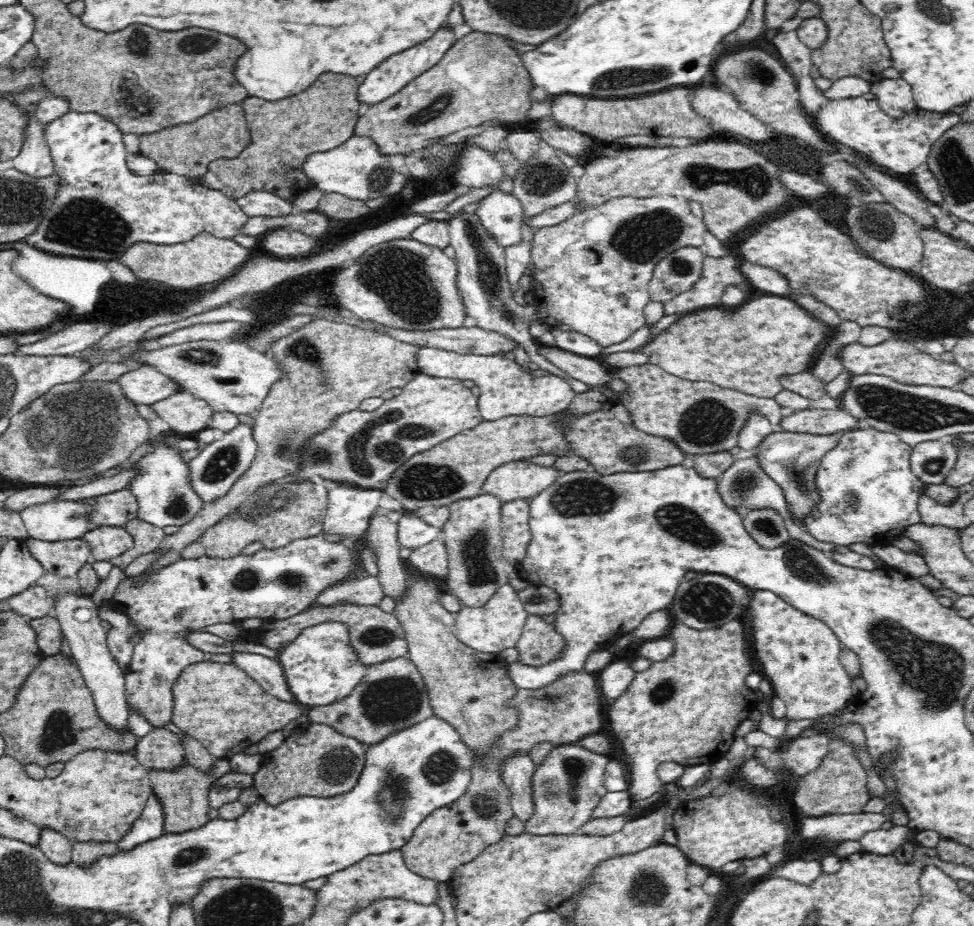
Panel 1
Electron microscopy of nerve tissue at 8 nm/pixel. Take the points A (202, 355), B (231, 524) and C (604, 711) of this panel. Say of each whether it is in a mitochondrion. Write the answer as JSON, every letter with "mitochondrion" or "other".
{"A":"mitochondrion","B":"other","C":"other"}

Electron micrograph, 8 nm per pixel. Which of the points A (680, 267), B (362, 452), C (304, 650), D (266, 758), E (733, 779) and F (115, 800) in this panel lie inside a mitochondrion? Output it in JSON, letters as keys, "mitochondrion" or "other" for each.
{"A":"mitochondrion","B":"mitochondrion","C":"other","D":"other","E":"other","F":"other"}

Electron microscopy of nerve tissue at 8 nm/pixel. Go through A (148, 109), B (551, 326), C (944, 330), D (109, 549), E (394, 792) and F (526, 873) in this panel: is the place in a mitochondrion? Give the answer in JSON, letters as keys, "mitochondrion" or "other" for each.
{"A":"other","B":"other","C":"other","D":"other","E":"mitochondrion","F":"other"}

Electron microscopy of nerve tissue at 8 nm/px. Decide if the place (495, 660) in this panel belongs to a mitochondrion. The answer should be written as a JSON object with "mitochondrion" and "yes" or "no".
{"mitochondrion":"no"}

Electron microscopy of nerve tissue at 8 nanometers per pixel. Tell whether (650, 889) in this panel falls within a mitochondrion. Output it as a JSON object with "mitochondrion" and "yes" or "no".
{"mitochondrion":"yes"}

